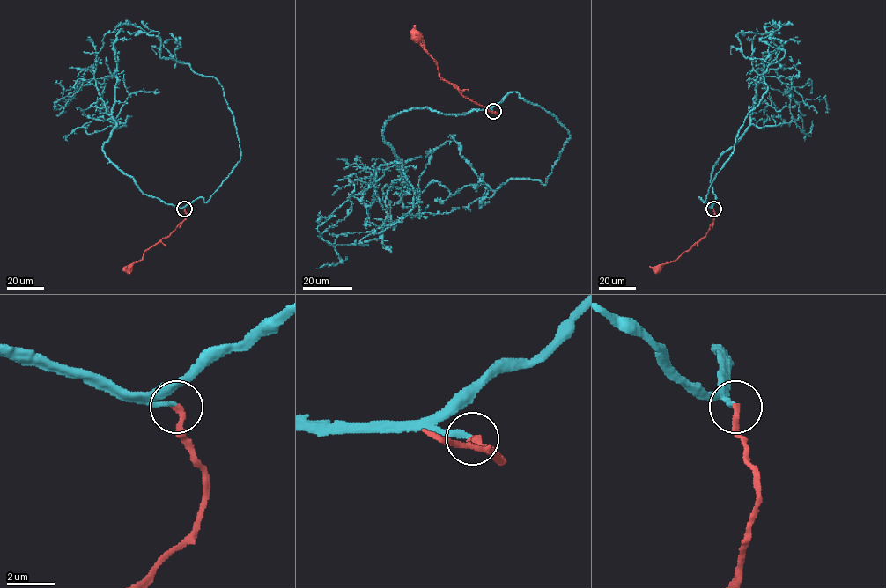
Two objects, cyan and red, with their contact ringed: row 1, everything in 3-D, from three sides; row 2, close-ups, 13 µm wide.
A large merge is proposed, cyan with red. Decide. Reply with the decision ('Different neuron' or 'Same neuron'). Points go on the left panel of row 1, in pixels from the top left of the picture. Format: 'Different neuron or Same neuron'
Same neuron

